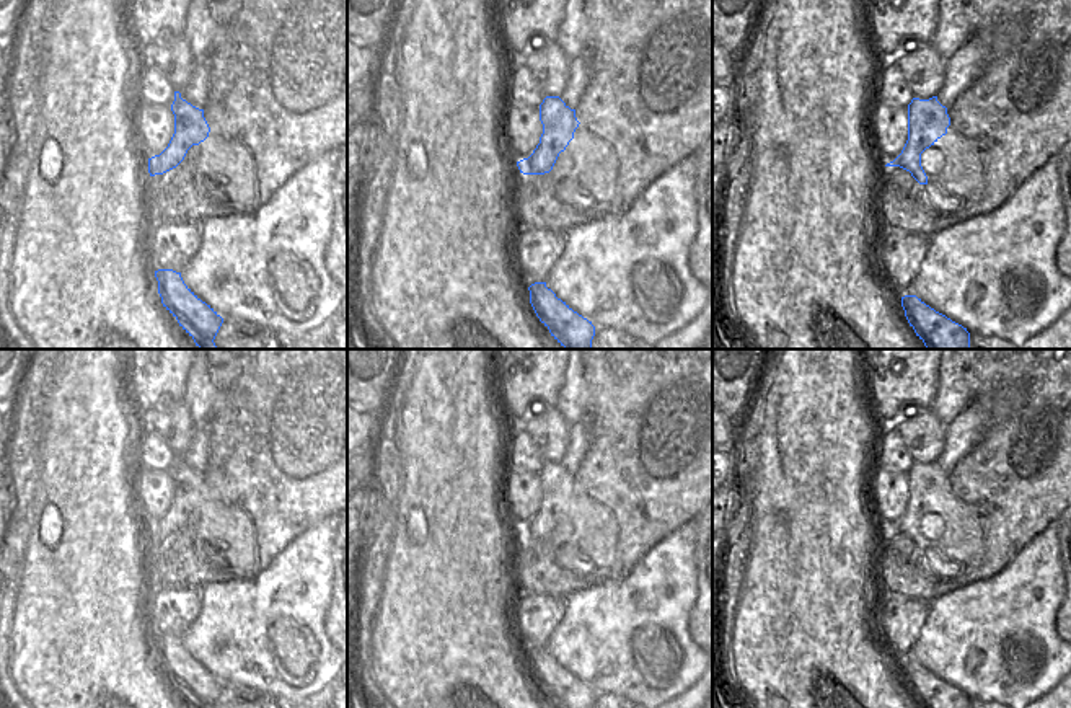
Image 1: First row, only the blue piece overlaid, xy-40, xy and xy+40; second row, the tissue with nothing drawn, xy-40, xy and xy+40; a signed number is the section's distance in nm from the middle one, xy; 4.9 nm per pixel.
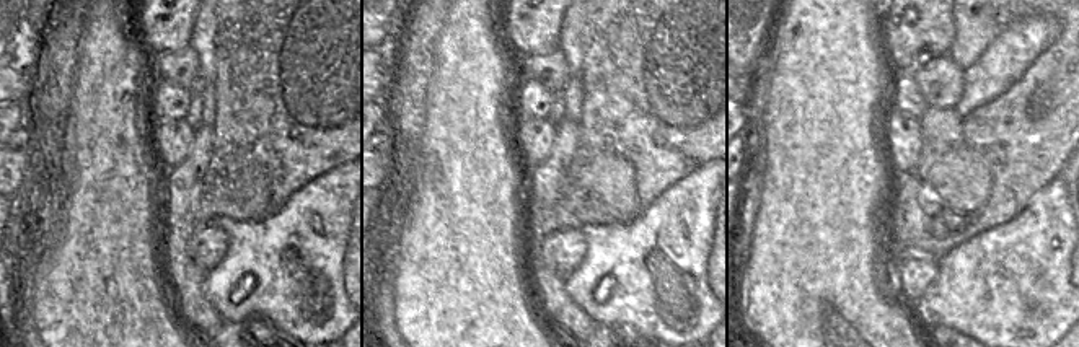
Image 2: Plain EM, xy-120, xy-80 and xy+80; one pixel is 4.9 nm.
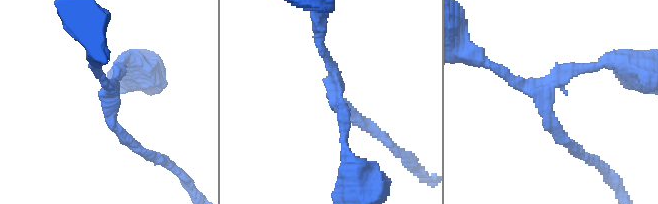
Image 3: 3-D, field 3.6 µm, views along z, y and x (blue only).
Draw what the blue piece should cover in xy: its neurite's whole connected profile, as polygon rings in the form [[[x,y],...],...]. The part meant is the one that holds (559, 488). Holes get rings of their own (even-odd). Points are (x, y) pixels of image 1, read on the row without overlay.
[[[546,462],[543,465],[540,486],[543,489],[540,509],[528,524],[517,527],[523,540],[549,538],[580,489],[575,483],[575,475],[571,475],[559,462]]]

